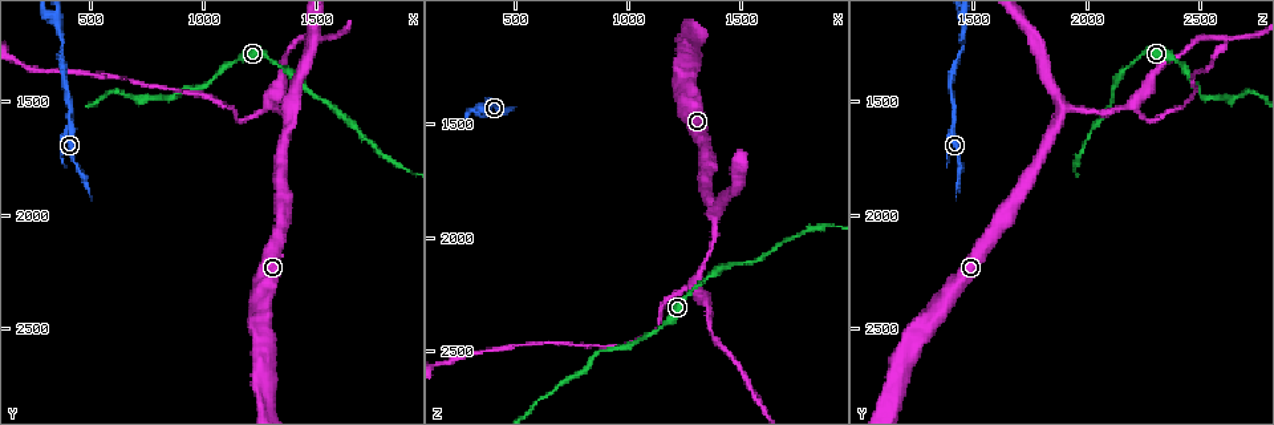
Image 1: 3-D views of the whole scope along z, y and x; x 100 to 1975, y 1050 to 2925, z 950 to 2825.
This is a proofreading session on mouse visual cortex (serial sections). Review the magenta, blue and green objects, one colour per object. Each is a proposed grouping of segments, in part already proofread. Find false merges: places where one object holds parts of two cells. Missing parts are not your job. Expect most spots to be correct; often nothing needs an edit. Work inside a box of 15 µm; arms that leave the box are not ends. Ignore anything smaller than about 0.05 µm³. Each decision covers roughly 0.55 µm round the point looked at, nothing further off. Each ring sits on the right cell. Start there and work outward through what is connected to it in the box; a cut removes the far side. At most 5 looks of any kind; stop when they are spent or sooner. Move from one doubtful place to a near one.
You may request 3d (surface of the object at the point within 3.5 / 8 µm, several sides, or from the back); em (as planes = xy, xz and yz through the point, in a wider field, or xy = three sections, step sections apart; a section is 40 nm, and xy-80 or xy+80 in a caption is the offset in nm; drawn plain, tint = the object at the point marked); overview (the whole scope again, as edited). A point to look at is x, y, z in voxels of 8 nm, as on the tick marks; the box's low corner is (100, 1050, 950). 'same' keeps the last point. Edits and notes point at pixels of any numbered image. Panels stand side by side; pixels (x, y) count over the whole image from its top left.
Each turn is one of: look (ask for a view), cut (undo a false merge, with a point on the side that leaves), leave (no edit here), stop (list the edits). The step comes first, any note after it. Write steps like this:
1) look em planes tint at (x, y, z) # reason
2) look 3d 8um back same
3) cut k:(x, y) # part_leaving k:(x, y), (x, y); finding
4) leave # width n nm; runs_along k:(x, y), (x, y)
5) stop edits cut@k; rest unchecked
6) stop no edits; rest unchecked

look 3d 3.5um at (1390, 1540, 1910) # arms part here

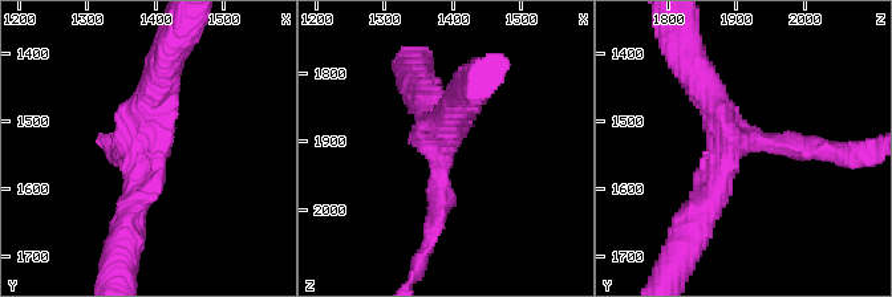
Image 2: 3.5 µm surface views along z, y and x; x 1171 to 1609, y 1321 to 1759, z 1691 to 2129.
look em planes tint at (1380, 1535, 1900) # arms 3; arm_widths 250, 400, 400 nm

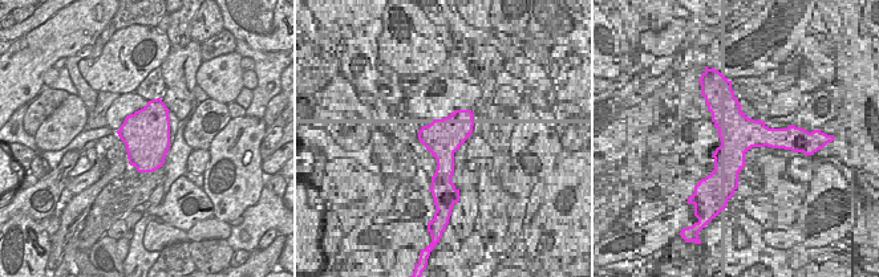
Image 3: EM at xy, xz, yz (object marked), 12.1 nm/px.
leave # runs_along 2:(697, 220), (738, 139), (823, 147); one cell here

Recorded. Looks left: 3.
look 3d 8um at (1270, 1510, 2210)

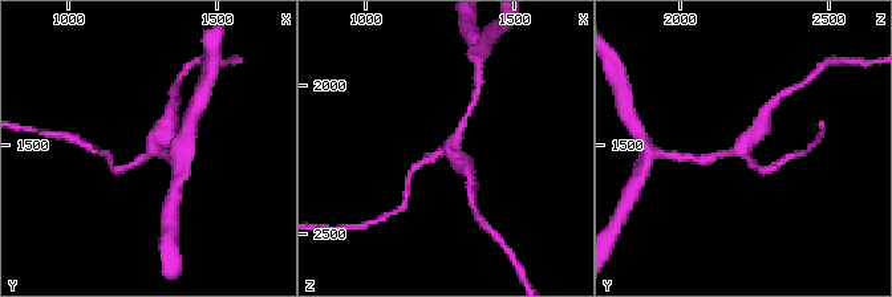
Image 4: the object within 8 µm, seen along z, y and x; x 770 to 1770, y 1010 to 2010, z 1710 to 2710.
look em xy step 3 tint at (1280, 1520, 2210) # arms 3; arm_widths 200, 200, 450 nm; shape alone is not enough

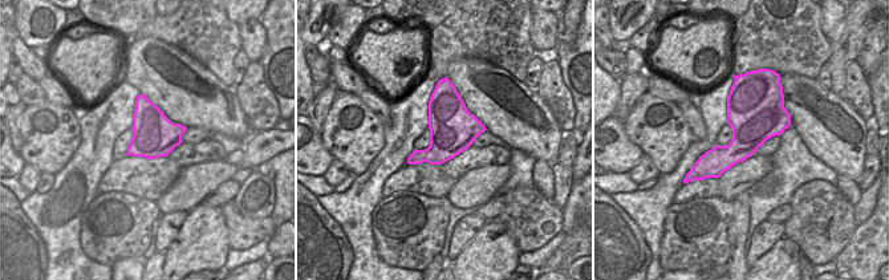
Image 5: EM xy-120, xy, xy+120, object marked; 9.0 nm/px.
leave # width 440 nm; runs_along 4:(710, 158), (742, 151), (763, 121); continuous, no second cell

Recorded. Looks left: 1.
stop no edits; rest unchecked

